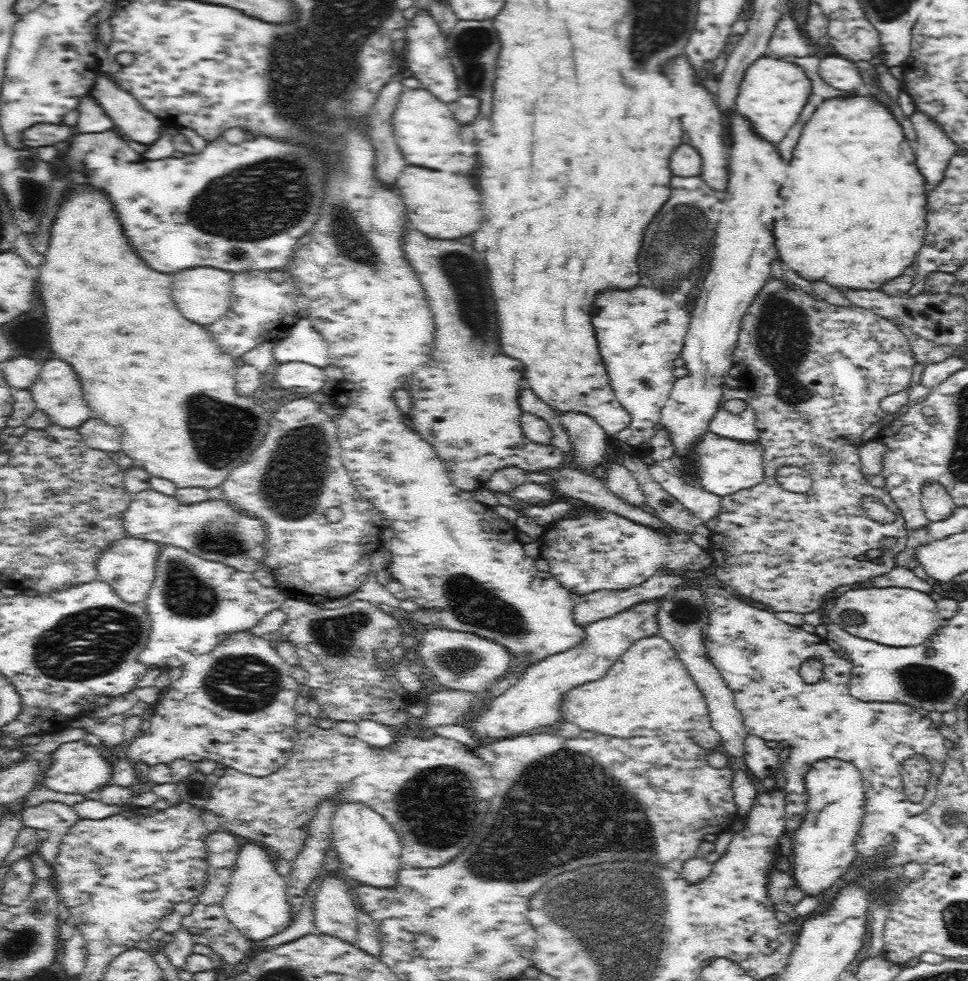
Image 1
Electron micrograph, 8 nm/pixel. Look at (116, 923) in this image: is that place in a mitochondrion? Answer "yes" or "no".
no

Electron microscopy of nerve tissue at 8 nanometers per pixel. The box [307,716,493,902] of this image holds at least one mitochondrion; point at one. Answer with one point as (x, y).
(422, 801)

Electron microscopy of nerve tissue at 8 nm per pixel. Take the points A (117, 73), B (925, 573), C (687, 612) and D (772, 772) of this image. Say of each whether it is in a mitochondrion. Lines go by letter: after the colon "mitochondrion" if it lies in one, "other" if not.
A: other
B: other
C: mitochondrion
D: other

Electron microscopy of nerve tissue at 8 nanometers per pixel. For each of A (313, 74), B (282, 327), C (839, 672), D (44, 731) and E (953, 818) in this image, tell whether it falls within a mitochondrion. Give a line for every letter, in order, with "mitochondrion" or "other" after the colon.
A: mitochondrion
B: other
C: other
D: other
E: mitochondrion

